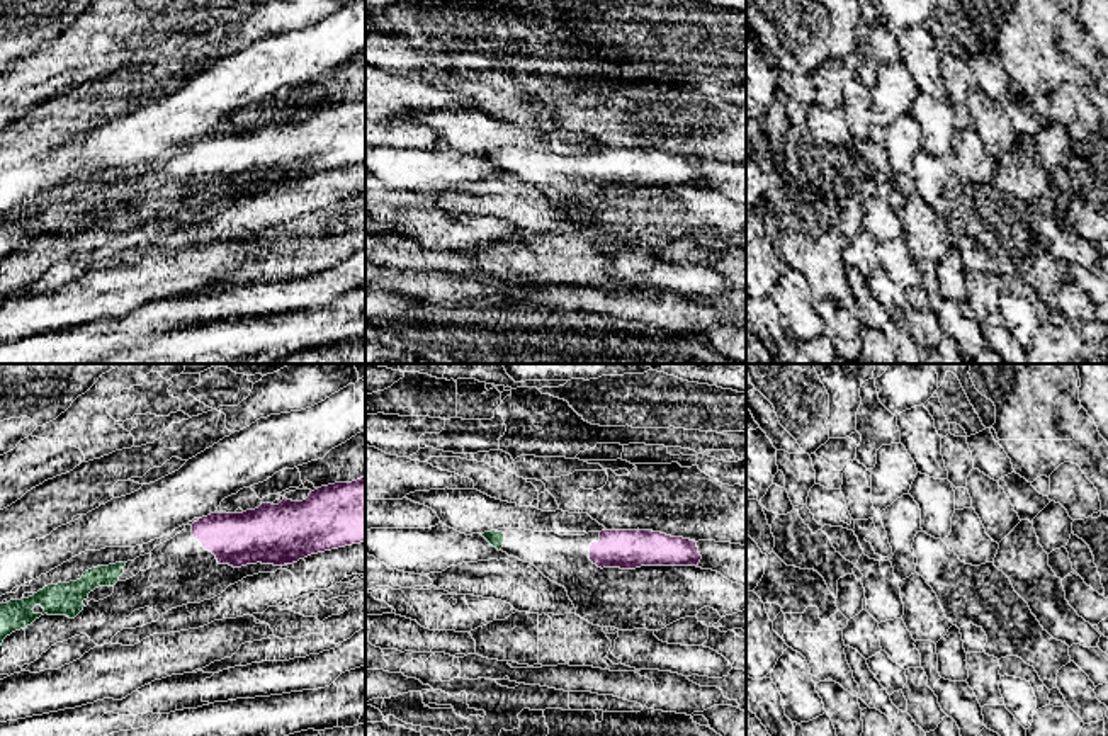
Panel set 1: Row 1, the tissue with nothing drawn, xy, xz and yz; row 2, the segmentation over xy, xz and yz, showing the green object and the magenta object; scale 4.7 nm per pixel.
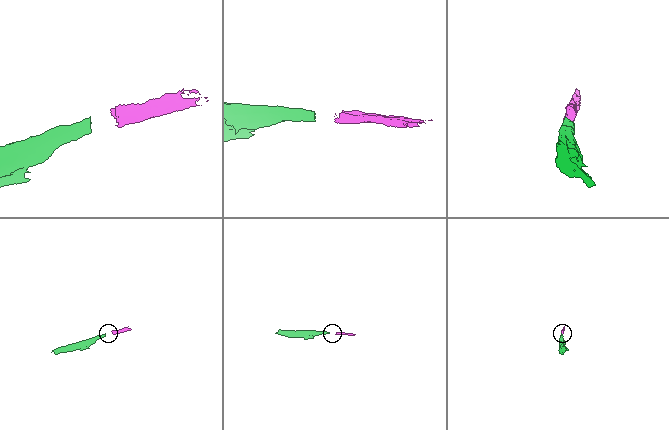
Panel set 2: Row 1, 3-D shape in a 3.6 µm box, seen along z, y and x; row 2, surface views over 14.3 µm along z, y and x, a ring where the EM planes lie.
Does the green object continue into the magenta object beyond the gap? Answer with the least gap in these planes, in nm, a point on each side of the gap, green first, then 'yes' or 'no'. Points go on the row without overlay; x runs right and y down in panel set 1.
340 nm | xy (124, 182), (192, 153) | yes

